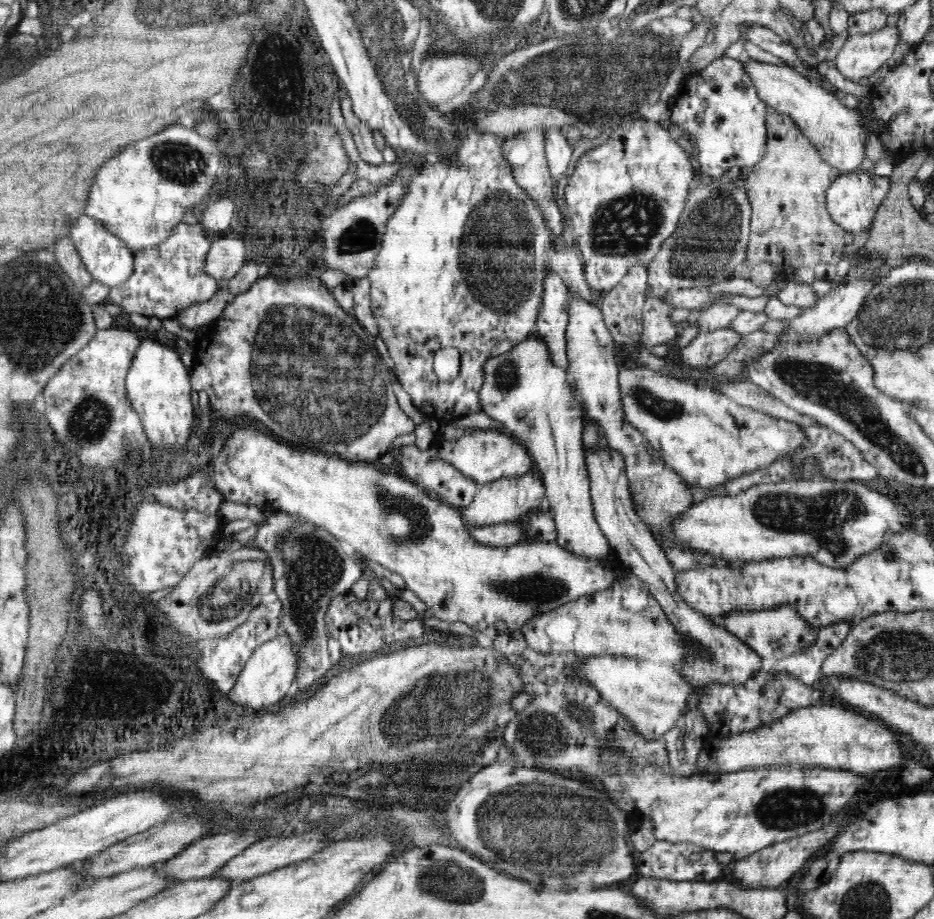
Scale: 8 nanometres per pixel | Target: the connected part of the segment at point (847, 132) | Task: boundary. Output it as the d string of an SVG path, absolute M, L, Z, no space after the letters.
M745 54L741 59L744 71L752 79L766 108L770 105L778 113L790 115L798 125L798 129L818 150L820 157L831 166L835 166L840 174L860 171L860 164L867 158L866 138L868 138L868 128L862 125L861 112L848 108L835 94L816 82L810 82L789 66L762 63Z

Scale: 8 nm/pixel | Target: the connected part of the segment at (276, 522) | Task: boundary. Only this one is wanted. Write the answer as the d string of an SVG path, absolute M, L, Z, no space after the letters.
M278 511L277 515L272 515L264 520L254 538L244 546L253 545L266 553L267 571L271 579L269 585L274 588L274 594L278 596L282 605L280 631L282 634L288 635L288 639L293 642L293 649L299 656L295 678L300 692L298 695L304 695L318 687L318 684L328 682L326 676L334 664L330 660L328 651L329 630L325 618L326 612L336 595L350 591L350 588L362 578L362 569L353 557L346 555L339 538L332 536L325 528L285 511Z

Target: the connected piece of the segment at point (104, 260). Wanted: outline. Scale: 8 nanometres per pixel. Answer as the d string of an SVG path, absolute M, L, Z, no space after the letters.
M86 214L79 216L71 224L70 237L74 241L85 269L92 275L94 281L101 282L104 286L120 287L133 273L132 252L123 240L106 230L106 227L95 218Z

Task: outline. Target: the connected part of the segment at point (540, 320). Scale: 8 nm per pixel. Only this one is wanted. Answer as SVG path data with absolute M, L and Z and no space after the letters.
M548 268L543 280L543 291L539 313L536 319L536 332L546 341L555 366L560 366L568 372L568 355L566 355L566 327L569 321L564 309L569 290L564 285L562 277Z

